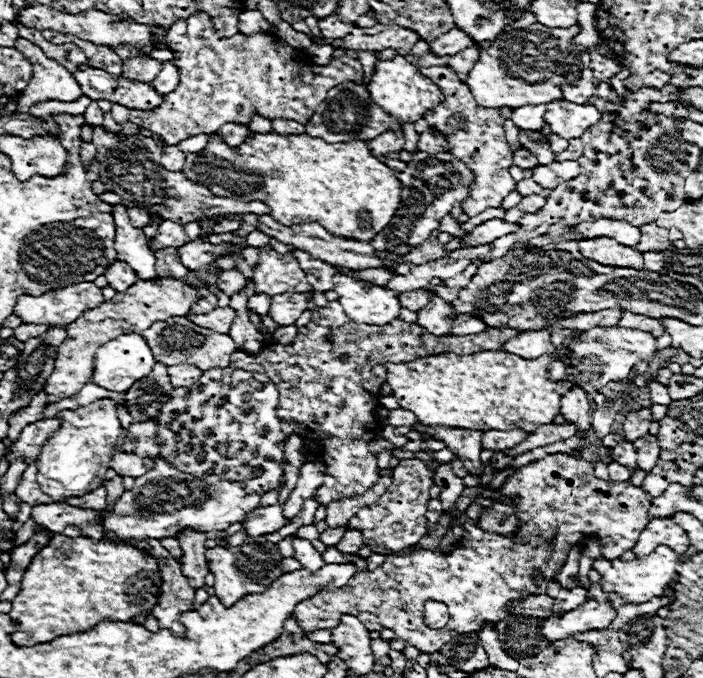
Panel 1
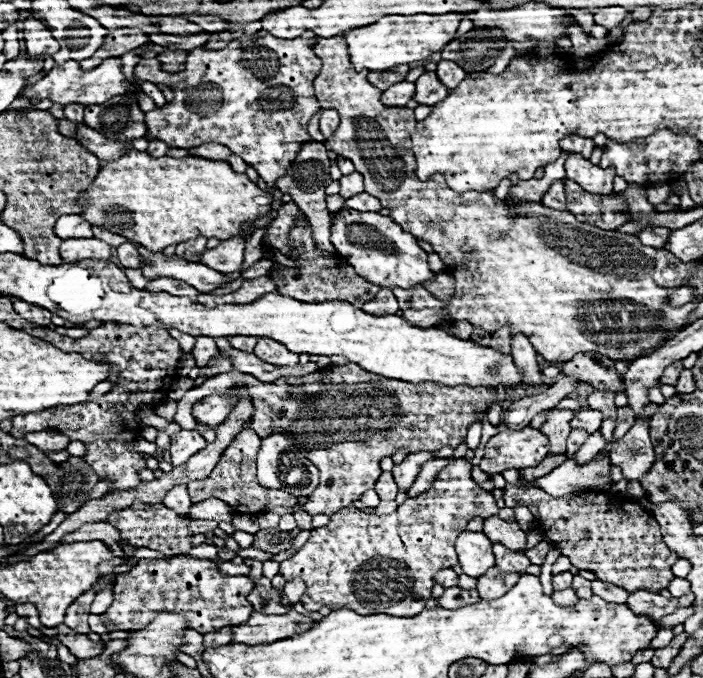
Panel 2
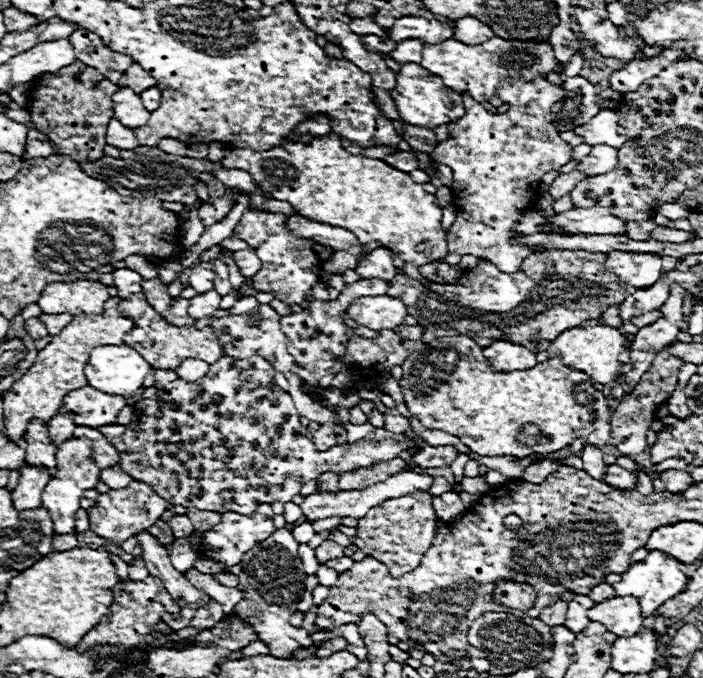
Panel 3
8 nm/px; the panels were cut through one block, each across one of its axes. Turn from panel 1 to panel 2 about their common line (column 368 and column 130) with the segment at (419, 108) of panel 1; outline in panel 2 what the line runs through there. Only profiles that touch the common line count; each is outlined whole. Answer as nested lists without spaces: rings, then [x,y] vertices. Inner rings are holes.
[[[108,58],[108,60],[104,60],[100,66],[96,66],[90,72],[80,70],[80,64],[78,62],[72,62],[72,60],[68,60],[62,66],[54,66],[42,80],[38,80],[36,84],[26,86],[22,90],[22,96],[26,96],[28,100],[32,100],[32,98],[38,98],[38,100],[50,98],[52,102],[62,104],[62,106],[66,106],[68,102],[90,106],[90,104],[102,104],[108,98],[120,96],[120,94],[126,94],[126,92],[132,92],[134,98],[138,100],[138,86],[132,84],[124,76],[124,72],[122,72],[122,60],[120,58]]]

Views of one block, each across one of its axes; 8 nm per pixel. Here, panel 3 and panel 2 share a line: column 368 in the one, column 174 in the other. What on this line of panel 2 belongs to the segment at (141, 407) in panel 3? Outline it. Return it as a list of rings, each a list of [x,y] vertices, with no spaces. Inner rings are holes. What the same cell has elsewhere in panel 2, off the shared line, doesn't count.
[[[180,430],[174,438],[172,438],[172,466],[180,466],[184,464],[192,454],[204,450],[206,440],[196,432],[196,430]]]

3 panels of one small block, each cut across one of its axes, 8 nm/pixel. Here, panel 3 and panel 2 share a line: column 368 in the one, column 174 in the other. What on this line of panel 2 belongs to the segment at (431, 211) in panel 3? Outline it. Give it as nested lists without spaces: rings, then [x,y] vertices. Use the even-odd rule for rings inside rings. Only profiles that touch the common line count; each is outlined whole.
[[[134,148],[100,168],[84,198],[86,208],[82,216],[90,224],[108,228],[152,252],[198,236],[218,238],[220,242],[244,236],[242,224],[270,212],[274,202],[272,192],[260,190],[246,174],[234,172],[228,162],[194,156],[150,158],[146,152]]]

